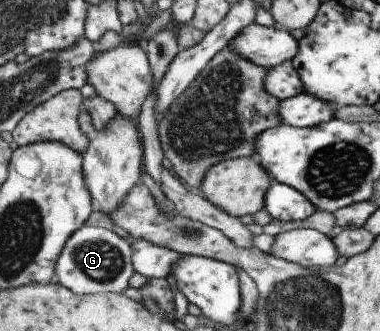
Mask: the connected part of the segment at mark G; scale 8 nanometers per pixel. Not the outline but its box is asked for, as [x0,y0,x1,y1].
[56,226,137,295]

